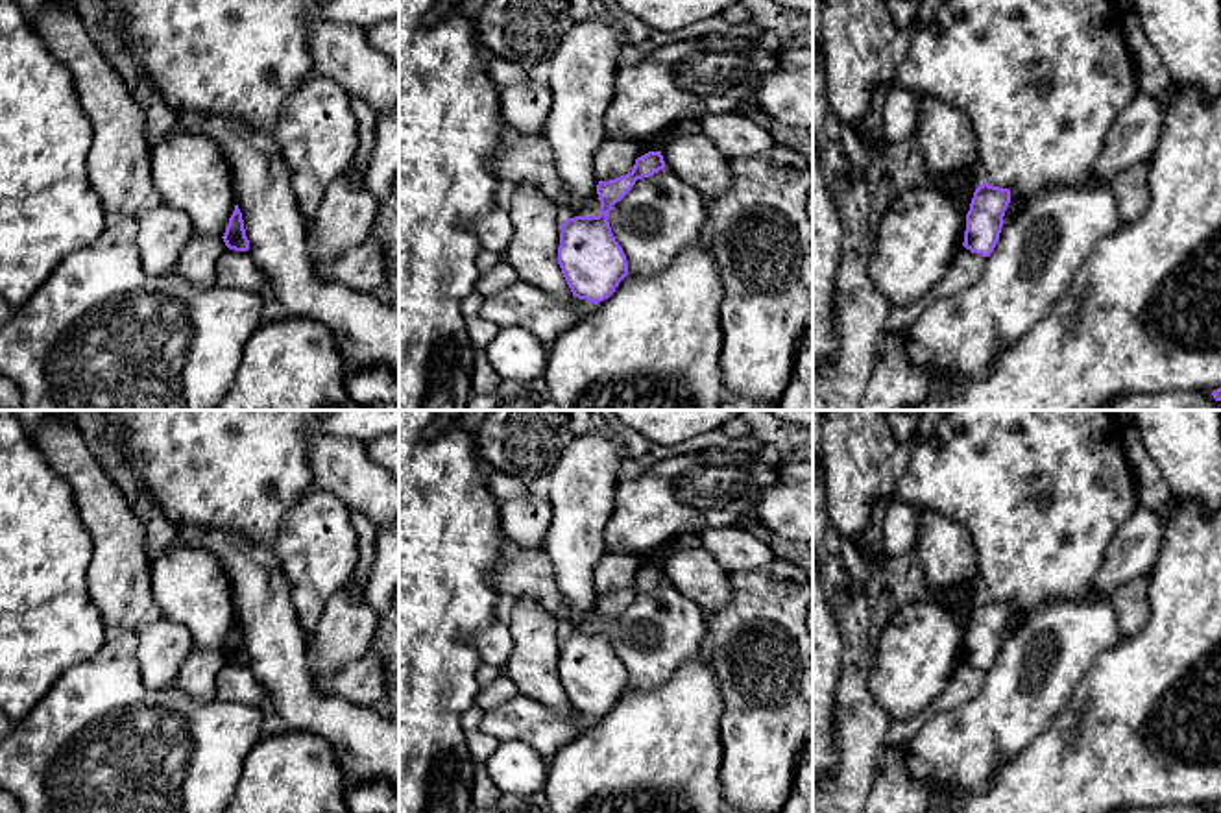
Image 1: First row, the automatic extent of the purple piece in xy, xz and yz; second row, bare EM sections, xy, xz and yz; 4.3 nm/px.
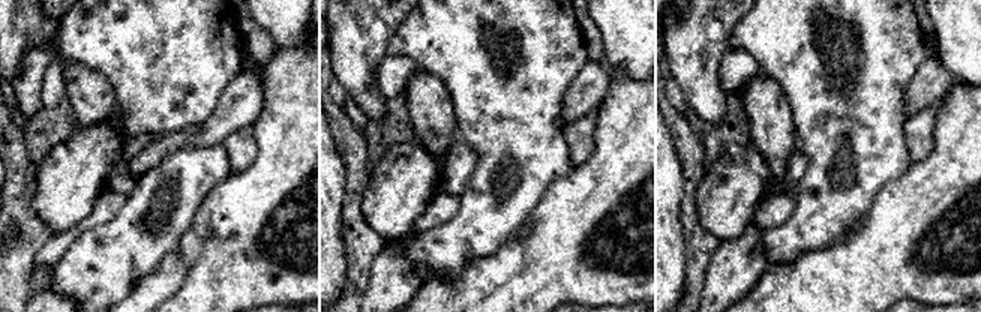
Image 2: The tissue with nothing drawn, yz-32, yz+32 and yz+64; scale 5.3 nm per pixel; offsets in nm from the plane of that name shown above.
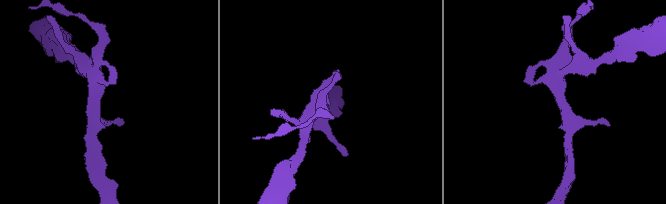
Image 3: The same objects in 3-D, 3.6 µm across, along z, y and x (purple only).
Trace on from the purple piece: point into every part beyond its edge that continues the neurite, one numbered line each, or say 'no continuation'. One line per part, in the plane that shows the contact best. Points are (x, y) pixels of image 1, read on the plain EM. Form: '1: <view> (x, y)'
1: xz (689, 540)

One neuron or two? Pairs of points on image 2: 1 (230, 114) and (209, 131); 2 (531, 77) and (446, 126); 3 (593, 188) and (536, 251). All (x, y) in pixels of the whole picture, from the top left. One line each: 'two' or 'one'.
1: one
2: two
3: one

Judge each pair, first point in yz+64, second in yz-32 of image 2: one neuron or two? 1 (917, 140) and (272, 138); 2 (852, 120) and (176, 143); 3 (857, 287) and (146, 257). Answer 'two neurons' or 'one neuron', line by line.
1: two neurons
2: two neurons
3: two neurons

